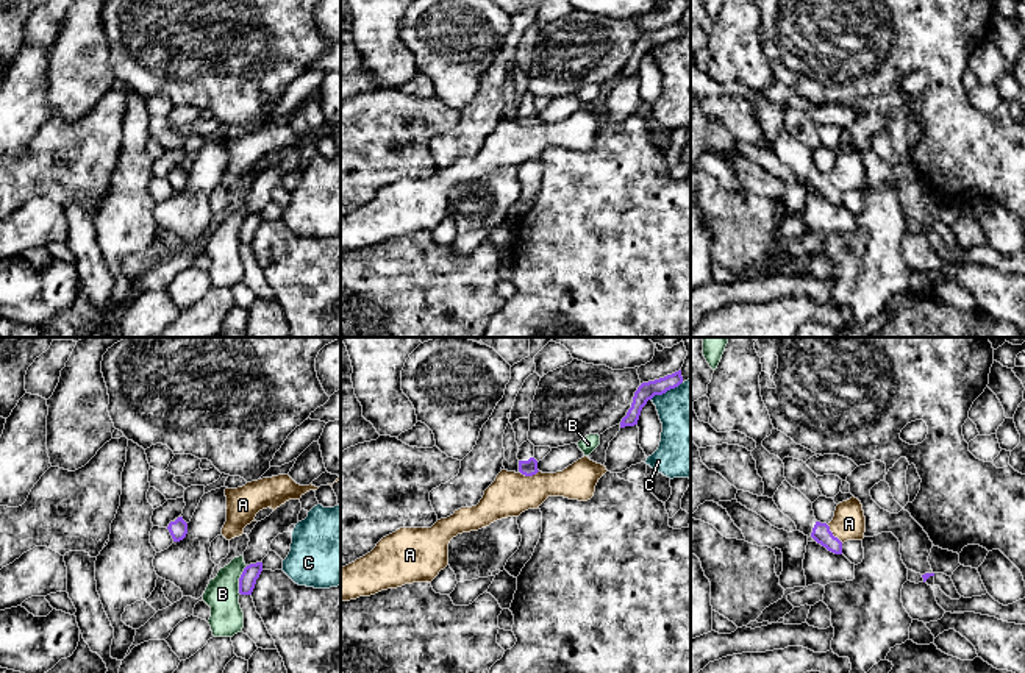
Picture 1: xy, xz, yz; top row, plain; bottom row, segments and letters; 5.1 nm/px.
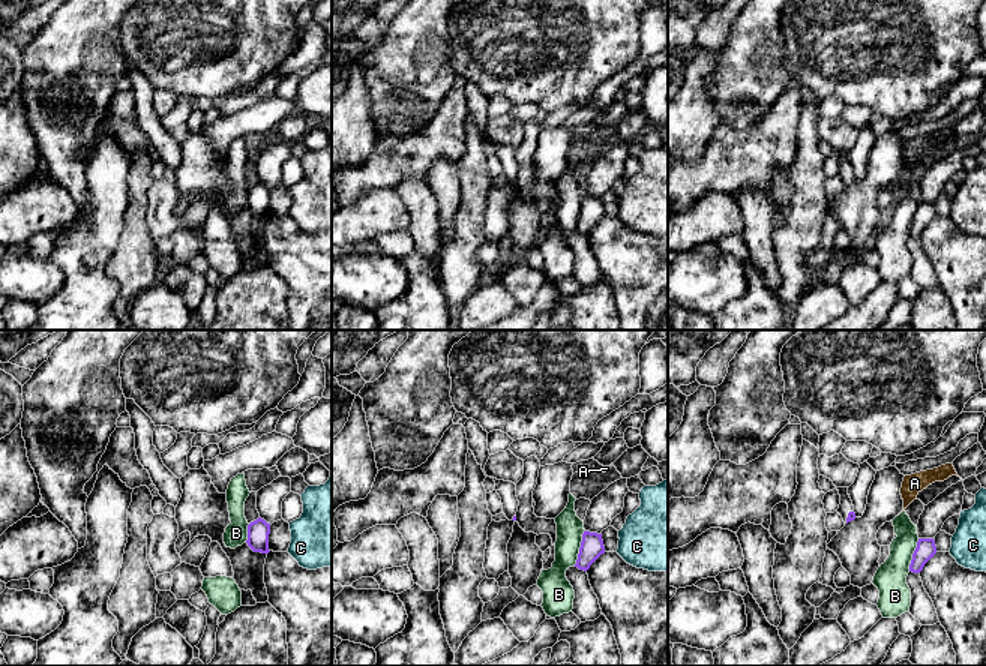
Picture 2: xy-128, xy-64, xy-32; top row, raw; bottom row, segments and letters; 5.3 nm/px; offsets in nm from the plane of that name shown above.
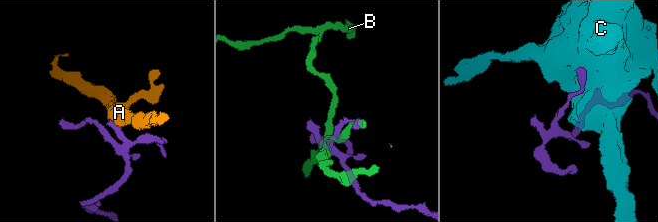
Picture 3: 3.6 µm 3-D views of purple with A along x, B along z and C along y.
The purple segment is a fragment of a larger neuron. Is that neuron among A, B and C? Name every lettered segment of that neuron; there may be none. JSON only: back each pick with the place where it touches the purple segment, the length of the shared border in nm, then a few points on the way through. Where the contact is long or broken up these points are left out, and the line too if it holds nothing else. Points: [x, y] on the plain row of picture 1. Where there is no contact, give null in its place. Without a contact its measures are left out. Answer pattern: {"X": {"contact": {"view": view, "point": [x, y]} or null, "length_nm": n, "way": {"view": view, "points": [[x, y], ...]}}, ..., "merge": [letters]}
{"merge": []}

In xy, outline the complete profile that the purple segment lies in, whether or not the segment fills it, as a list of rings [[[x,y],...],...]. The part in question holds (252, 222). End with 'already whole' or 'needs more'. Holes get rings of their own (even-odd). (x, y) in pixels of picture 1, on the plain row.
[[[262,212],[250,214],[244,219],[239,228],[239,244],[241,245],[252,245],[256,230],[262,222]]]; already whole

